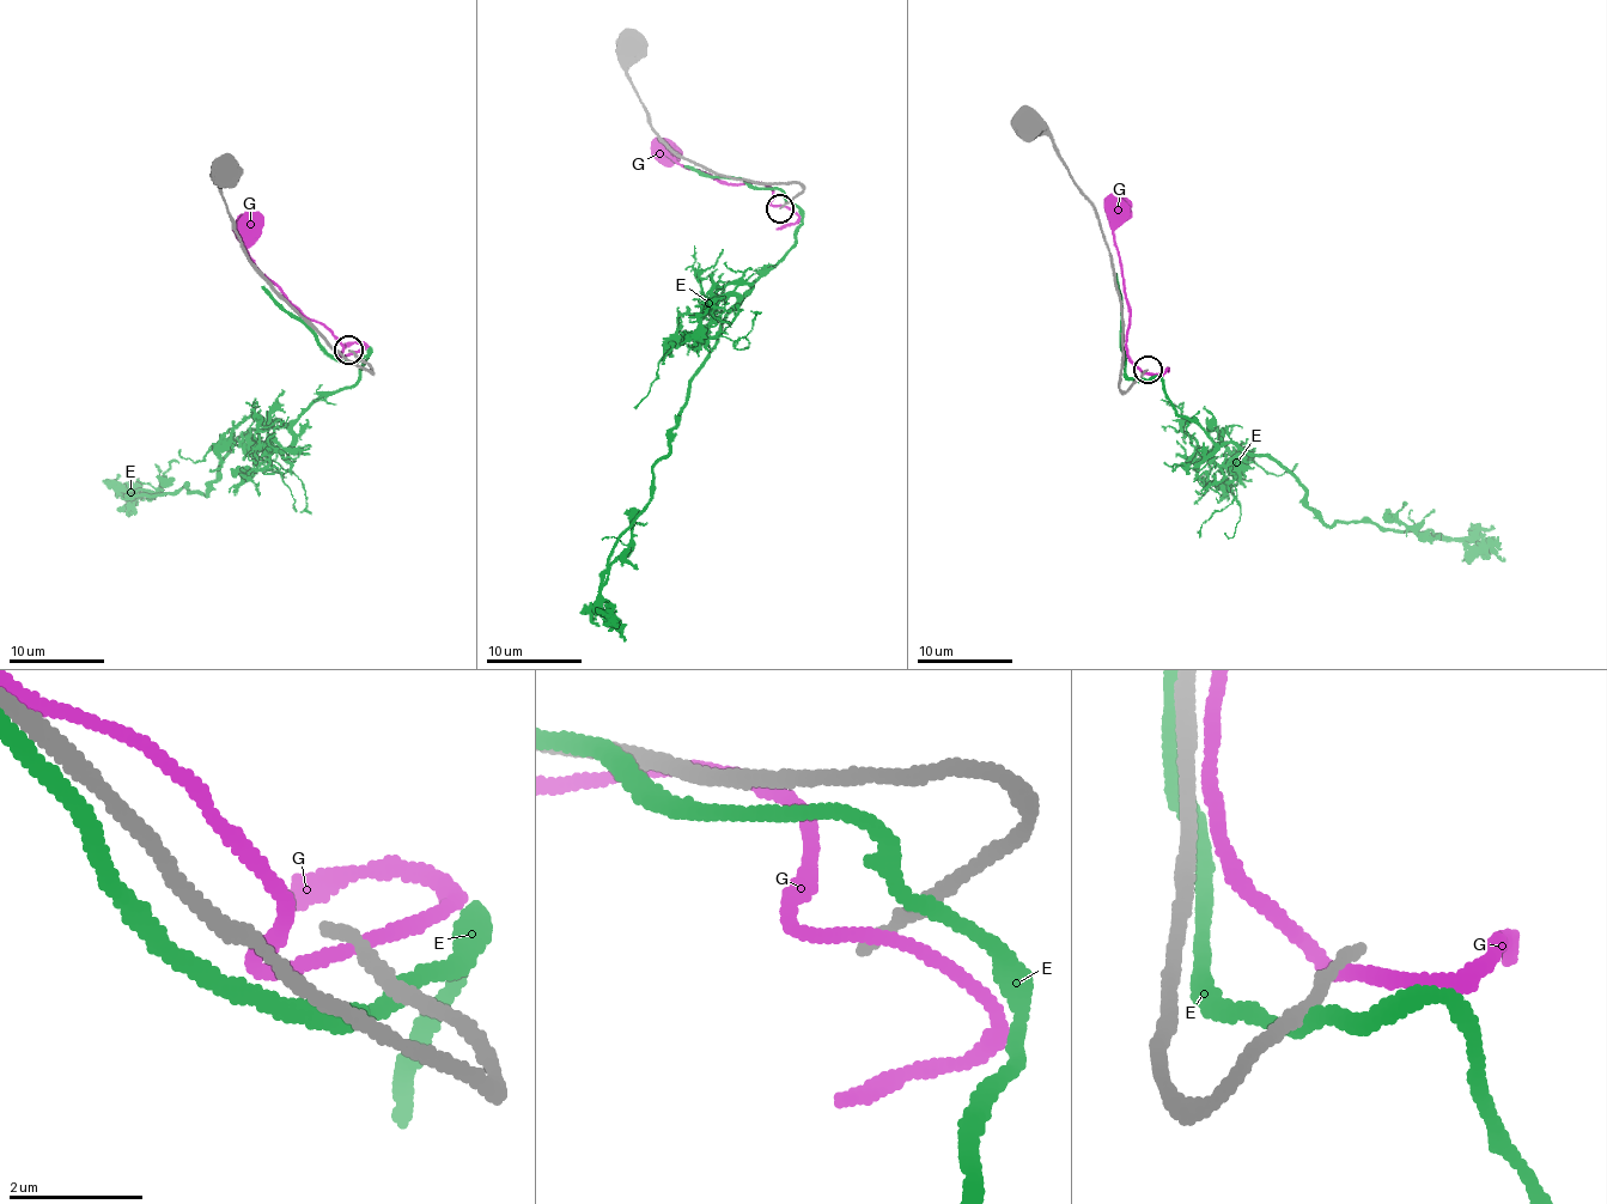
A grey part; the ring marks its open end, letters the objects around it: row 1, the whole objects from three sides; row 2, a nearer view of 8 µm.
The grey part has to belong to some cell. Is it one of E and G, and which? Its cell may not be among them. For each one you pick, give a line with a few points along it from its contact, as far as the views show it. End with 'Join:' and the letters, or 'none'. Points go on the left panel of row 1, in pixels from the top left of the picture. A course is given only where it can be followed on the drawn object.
Join: none

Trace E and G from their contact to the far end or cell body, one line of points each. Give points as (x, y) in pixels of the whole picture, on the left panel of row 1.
E: (358, 359), (369, 348), (358, 379), (237, 439), (207, 494), (187, 485), (126, 498), (145, 499)
G: (353, 351), (339, 354), (342, 344), (292, 303), (255, 265), (248, 253), (250, 217), (245, 212)

